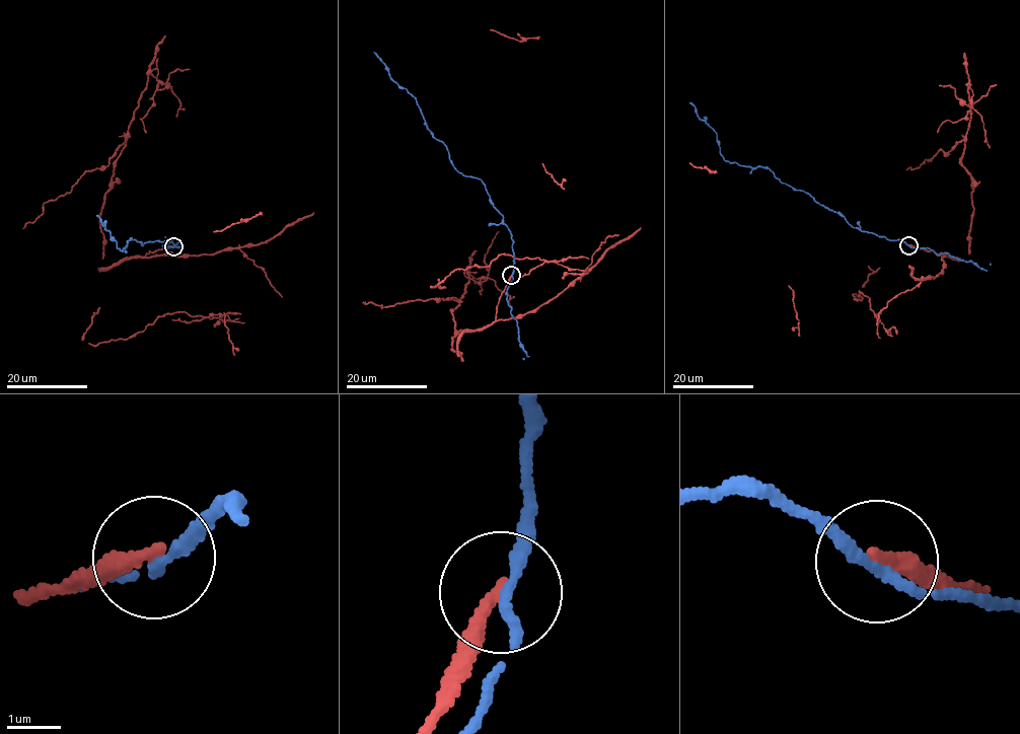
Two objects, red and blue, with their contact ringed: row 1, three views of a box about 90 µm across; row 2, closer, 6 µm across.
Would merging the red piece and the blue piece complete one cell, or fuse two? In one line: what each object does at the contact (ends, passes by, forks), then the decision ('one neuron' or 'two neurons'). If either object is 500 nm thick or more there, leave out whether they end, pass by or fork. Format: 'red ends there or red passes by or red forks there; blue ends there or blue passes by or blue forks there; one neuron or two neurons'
red ends there; blue passes by; two neurons

